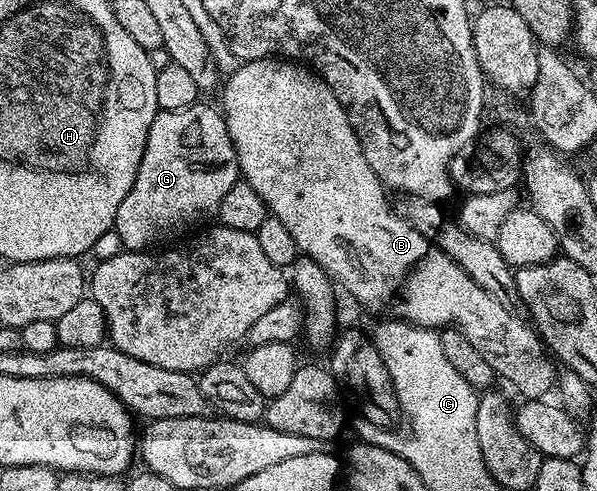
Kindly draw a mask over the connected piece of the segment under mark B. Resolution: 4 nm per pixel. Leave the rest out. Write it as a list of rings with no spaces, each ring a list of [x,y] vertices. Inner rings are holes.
[[[261,57],[255,61],[241,62],[237,67],[239,69],[227,81],[225,78],[224,84],[221,86],[222,105],[220,104],[220,112],[226,121],[228,135],[234,144],[241,180],[247,181],[255,189],[256,195],[260,195],[260,199],[264,199],[267,210],[272,216],[280,219],[280,223],[284,223],[284,227],[288,227],[292,239],[296,239],[299,254],[310,257],[316,263],[320,263],[320,267],[324,267],[324,276],[327,277],[328,283],[334,288],[334,292],[338,294],[339,298],[347,306],[350,304],[356,312],[370,315],[370,318],[375,320],[407,323],[410,327],[424,327],[435,331],[459,329],[472,343],[472,347],[476,347],[476,351],[480,351],[480,355],[484,355],[484,360],[487,361],[488,367],[492,367],[494,374],[501,380],[503,377],[516,392],[523,393],[521,395],[523,398],[545,398],[549,394],[546,392],[549,389],[551,392],[555,388],[556,368],[554,369],[555,362],[538,336],[537,330],[524,327],[521,323],[513,321],[504,311],[504,307],[500,307],[500,303],[496,303],[496,299],[492,299],[492,295],[488,295],[483,289],[476,287],[476,283],[472,283],[472,279],[468,279],[468,275],[464,275],[464,271],[460,271],[460,267],[456,267],[456,259],[452,259],[452,255],[448,255],[448,251],[444,251],[444,247],[440,247],[440,243],[436,243],[436,239],[432,239],[432,235],[428,235],[424,231],[424,227],[417,218],[410,219],[390,203],[391,196],[382,186],[381,179],[372,171],[372,167],[362,150],[362,145],[354,135],[350,120],[346,118],[346,113],[342,110],[342,103],[338,100],[337,93],[313,69],[289,59]]]

